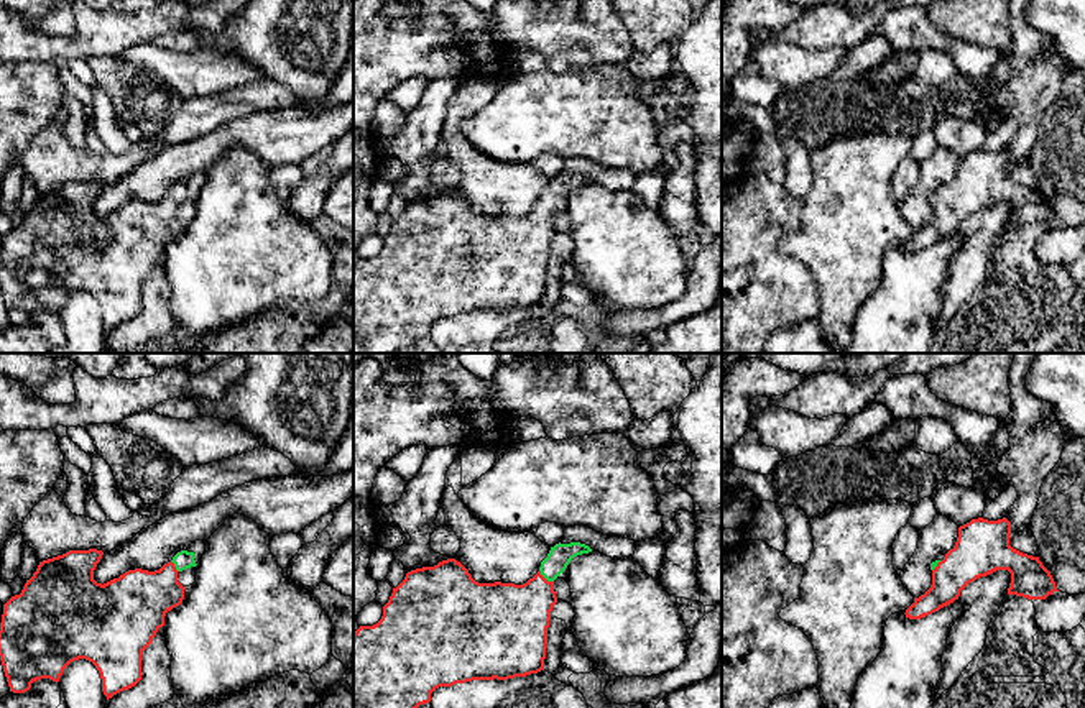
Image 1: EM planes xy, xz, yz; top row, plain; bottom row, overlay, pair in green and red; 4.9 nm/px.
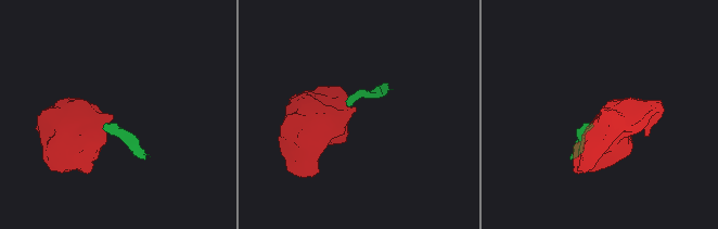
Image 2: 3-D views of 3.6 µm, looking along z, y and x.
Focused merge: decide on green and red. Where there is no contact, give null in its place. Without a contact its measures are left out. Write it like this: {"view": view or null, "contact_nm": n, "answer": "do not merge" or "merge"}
{"view": "xz", "contact_nm": 90, "answer": "merge"}

